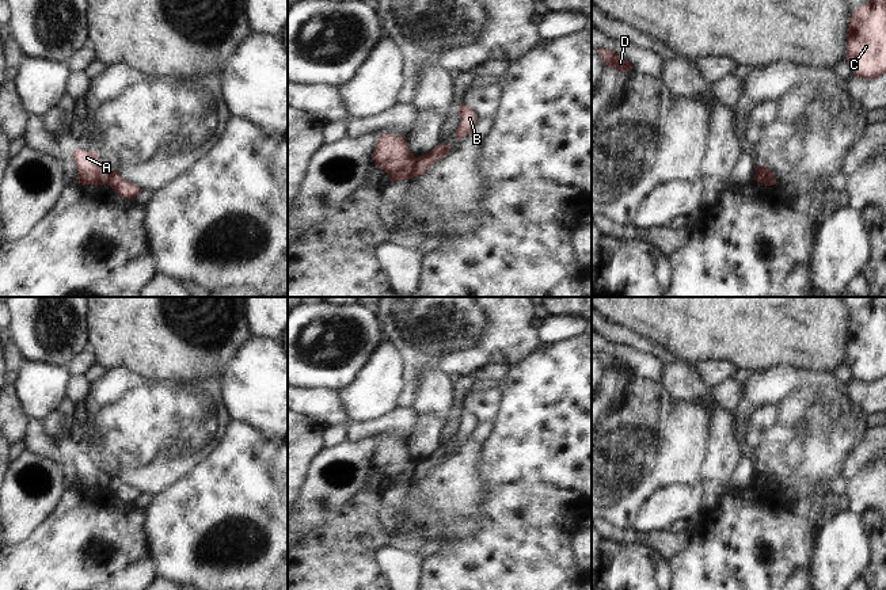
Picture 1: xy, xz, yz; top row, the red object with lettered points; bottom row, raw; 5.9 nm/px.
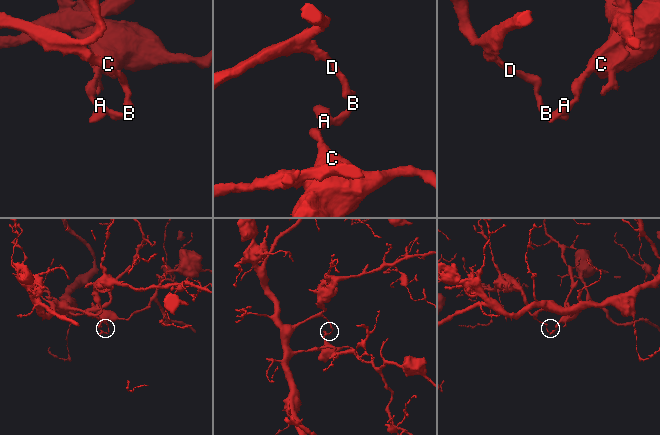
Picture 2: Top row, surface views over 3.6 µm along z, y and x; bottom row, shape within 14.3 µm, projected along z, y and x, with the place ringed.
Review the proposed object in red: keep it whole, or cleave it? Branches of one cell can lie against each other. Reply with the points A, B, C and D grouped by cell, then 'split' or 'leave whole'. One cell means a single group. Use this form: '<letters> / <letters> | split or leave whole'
A C / B D | split

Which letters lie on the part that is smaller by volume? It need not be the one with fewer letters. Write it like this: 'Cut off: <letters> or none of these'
Cut off: A, C

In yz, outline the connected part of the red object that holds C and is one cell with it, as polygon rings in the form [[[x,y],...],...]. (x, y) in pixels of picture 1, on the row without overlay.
[[[874,297],[871,302],[852,315],[847,339],[847,363],[855,380],[877,382],[886,377],[886,297]]]

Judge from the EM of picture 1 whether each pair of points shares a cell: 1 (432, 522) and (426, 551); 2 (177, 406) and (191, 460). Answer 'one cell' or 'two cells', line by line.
1: two cells
2: one cell

